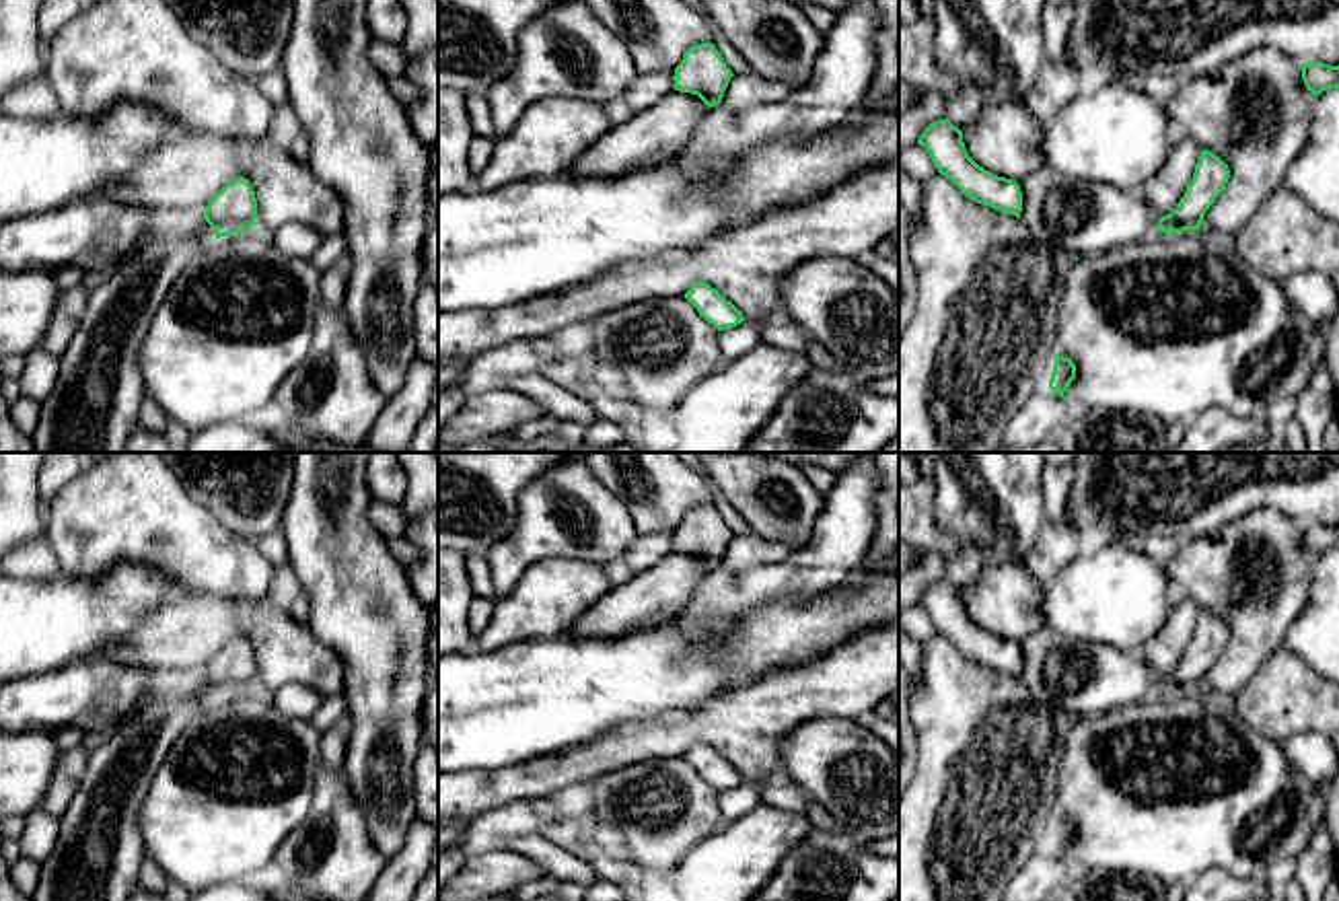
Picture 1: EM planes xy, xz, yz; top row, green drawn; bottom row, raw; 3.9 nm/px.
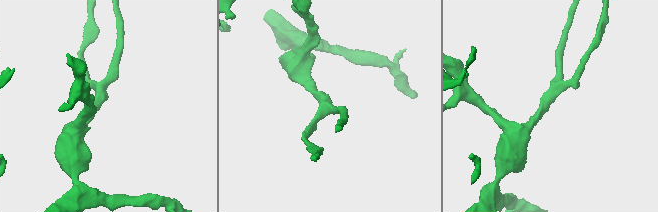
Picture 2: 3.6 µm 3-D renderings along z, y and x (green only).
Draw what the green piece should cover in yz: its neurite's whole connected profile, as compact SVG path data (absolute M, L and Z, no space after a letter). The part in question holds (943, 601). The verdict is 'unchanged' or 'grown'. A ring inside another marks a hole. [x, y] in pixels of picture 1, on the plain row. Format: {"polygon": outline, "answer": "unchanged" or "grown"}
{"polygon": "M948 580L930 584L917 605L928 611L938 634L950 640L969 660L1020 679L1020 646L979 627L965 609L963 592Z", "answer": "unchanged"}

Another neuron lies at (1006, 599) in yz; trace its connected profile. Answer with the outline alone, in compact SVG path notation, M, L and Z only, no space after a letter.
M1024 562L981 566L975 584L963 590L963 603L979 627L1020 644L1045 627L1043 588Z

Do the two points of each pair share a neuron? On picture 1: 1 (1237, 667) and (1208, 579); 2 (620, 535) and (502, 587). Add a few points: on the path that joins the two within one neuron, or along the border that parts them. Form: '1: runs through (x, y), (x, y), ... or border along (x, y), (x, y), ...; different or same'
1: runs through (1263, 618), (1284, 562), (1245, 531); same
2: runs through (589, 550), (533, 548), (525, 556); same

